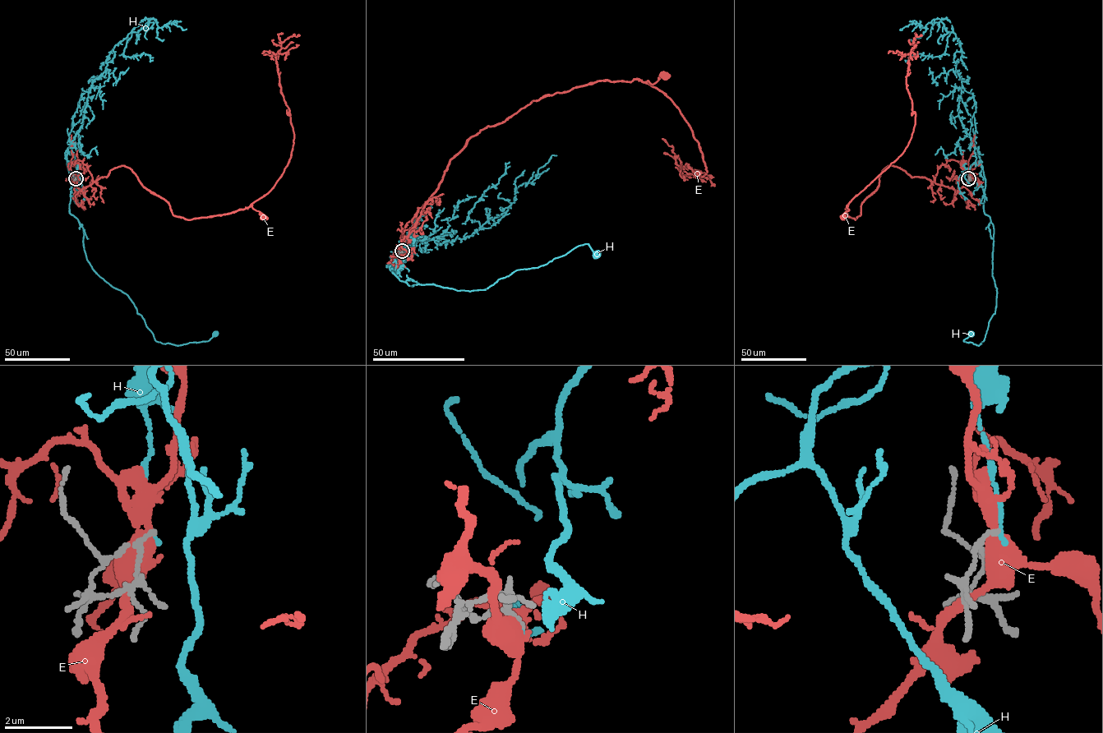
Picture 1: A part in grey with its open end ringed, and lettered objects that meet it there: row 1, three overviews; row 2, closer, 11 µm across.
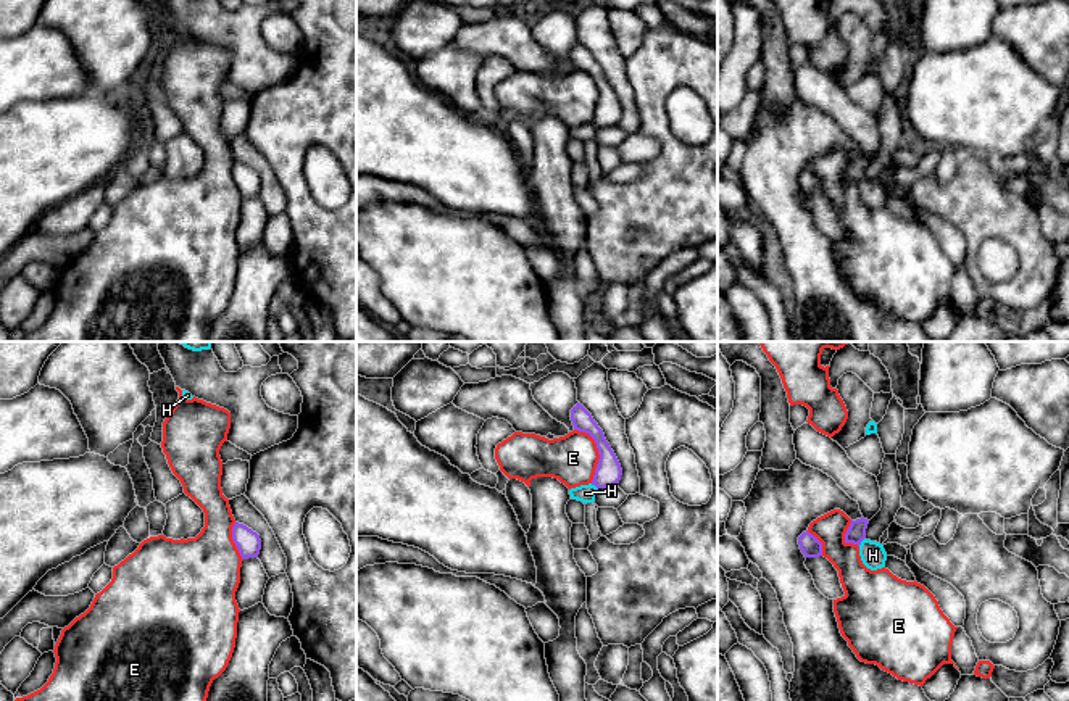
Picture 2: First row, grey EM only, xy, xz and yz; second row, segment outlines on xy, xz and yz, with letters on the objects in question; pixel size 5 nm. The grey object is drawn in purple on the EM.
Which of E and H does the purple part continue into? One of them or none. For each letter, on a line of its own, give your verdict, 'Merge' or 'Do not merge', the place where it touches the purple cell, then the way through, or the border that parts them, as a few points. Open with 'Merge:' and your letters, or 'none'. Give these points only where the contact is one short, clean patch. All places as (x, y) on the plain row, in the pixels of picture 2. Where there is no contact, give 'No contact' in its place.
Merge: none
E: Do not merge. Touches purple at xz (598, 91). Boundary: xz (574, 68), (584, 70), (597, 87), (598, 102), (590, 121)
H: Do not merge. Touches purple at yz (861, 179). Boundary: yz (865, 176), (858, 184)

